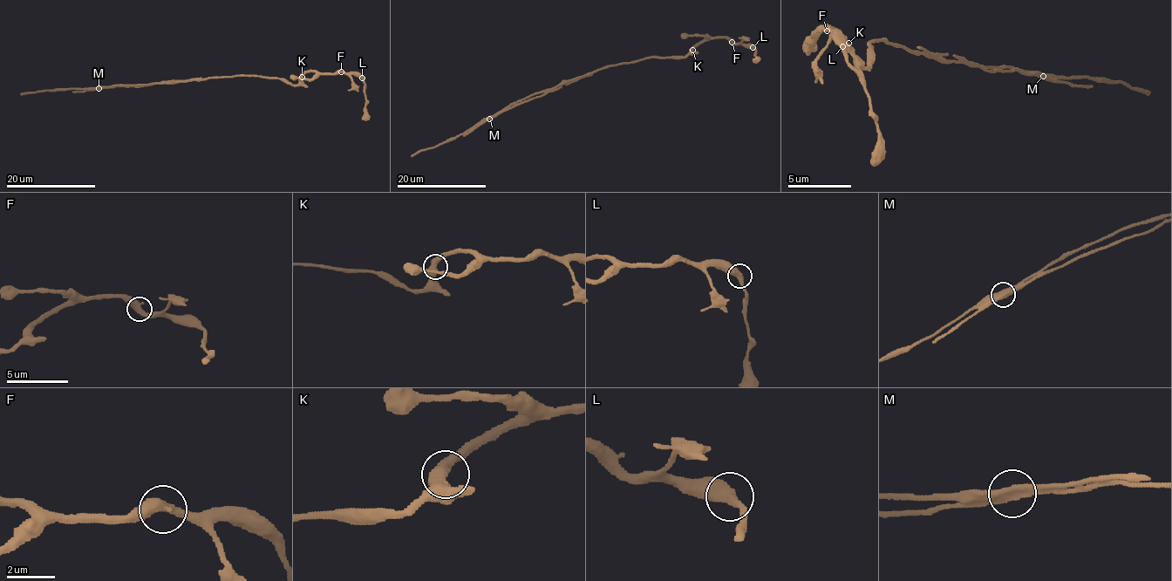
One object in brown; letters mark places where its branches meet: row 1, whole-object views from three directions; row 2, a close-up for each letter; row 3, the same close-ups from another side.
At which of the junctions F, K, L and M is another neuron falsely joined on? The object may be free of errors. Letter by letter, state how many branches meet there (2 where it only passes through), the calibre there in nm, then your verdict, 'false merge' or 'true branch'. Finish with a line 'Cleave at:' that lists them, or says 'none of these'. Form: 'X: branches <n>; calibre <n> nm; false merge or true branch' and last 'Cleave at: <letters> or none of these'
F: branches 2; calibre 460 nm; true branch
K: branches 2; calibre 460 nm; true branch
L: branches 2; calibre 440 nm; true branch
M: branches 2; calibre 460 nm; false merge
Cleave at: M

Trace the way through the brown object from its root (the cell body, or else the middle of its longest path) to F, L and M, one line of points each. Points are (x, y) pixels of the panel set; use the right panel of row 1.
F: (906, 46), (877, 40), (871, 43), (871, 62), (864, 65), (855, 50), (833, 27), (814, 34), (827, 30)
L: (906, 46), (877, 40), (871, 43), (871, 62), (864, 65), (833, 27), (814, 34), (827, 30), (842, 46)
M: (906, 46), (912, 52), (953, 59), (969, 65), (1007, 65), (1023, 71), (1039, 71), (1042, 75)

